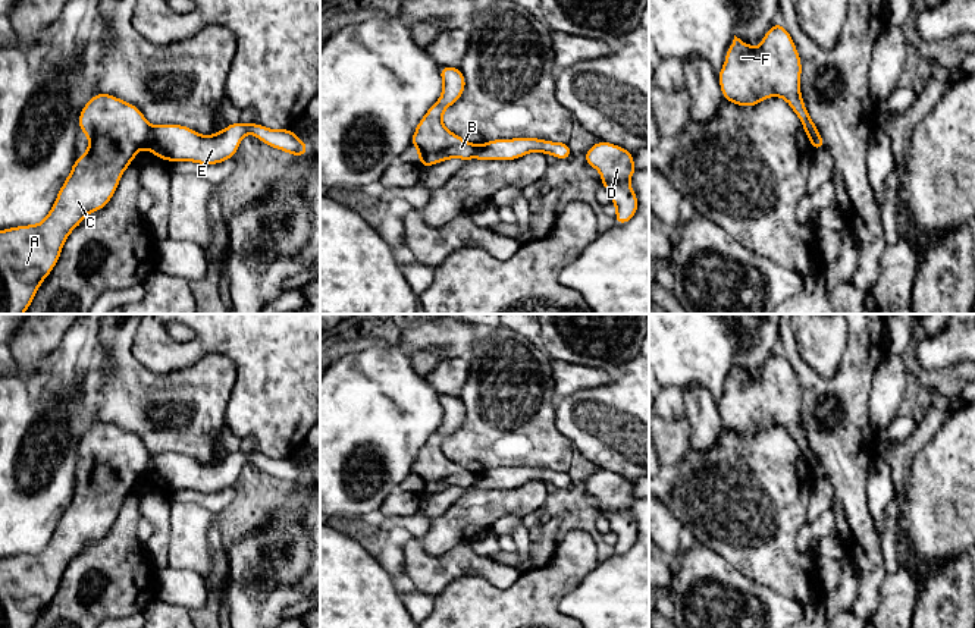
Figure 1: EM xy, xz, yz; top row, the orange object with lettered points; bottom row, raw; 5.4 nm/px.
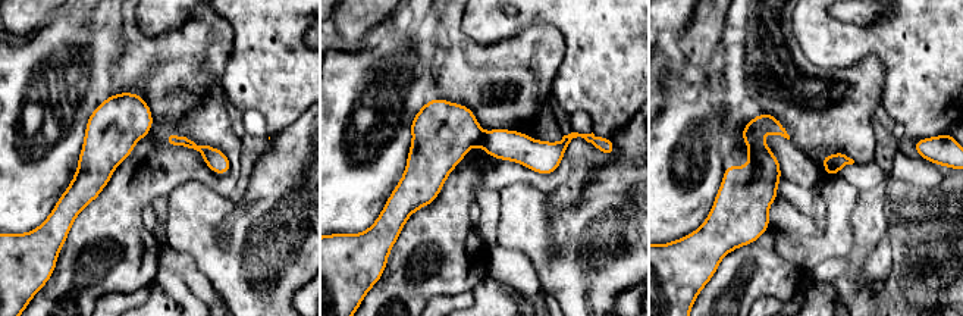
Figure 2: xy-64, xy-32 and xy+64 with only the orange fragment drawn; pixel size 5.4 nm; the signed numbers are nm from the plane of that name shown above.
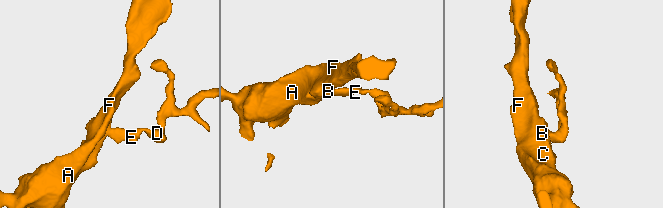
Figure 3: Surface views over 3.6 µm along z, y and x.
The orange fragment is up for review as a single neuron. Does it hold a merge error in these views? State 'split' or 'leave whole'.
split

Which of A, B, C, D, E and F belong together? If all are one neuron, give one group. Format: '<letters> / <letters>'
A B C F / D E

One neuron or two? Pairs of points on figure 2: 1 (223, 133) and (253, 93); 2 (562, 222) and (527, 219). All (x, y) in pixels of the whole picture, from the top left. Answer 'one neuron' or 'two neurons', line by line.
1: two neurons
2: one neuron

